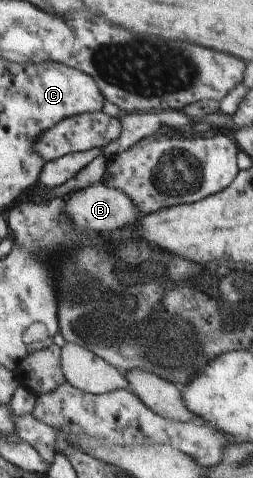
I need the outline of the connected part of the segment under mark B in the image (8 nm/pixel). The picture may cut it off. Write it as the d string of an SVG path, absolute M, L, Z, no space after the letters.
M103 183L71 192L68 201L64 202L63 214L69 217L72 225L77 225L87 231L101 231L101 233L111 233L115 229L133 227L139 221L139 217L142 217L133 201L125 193Z

